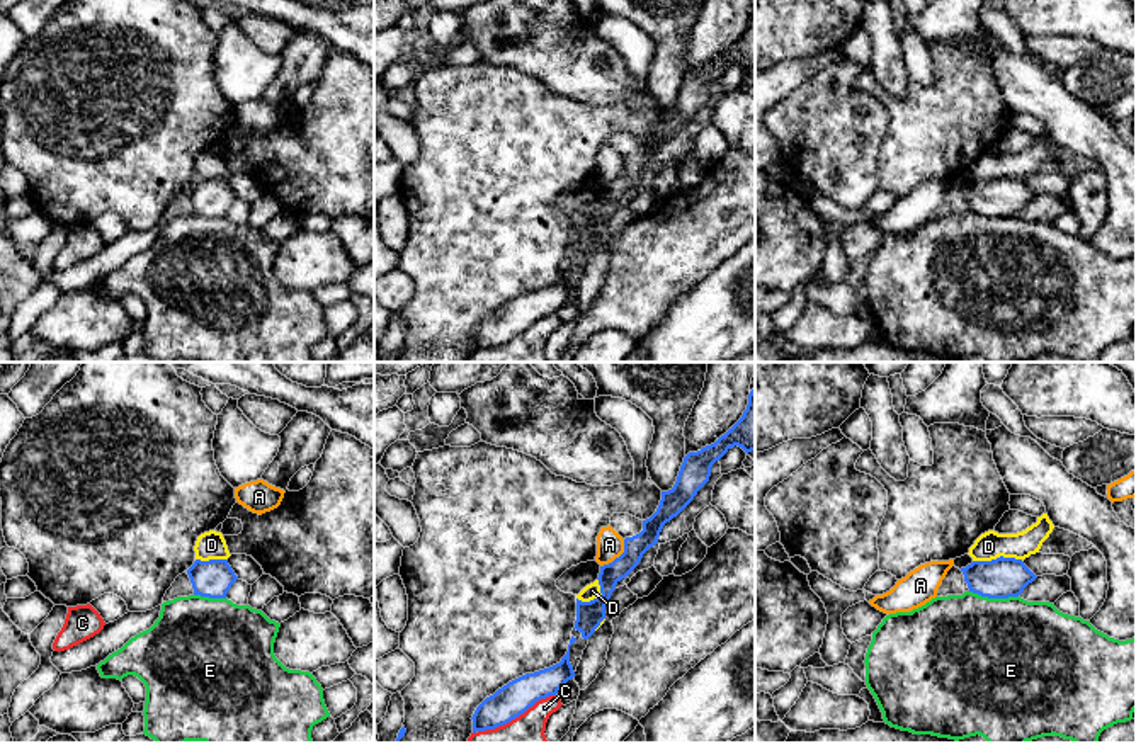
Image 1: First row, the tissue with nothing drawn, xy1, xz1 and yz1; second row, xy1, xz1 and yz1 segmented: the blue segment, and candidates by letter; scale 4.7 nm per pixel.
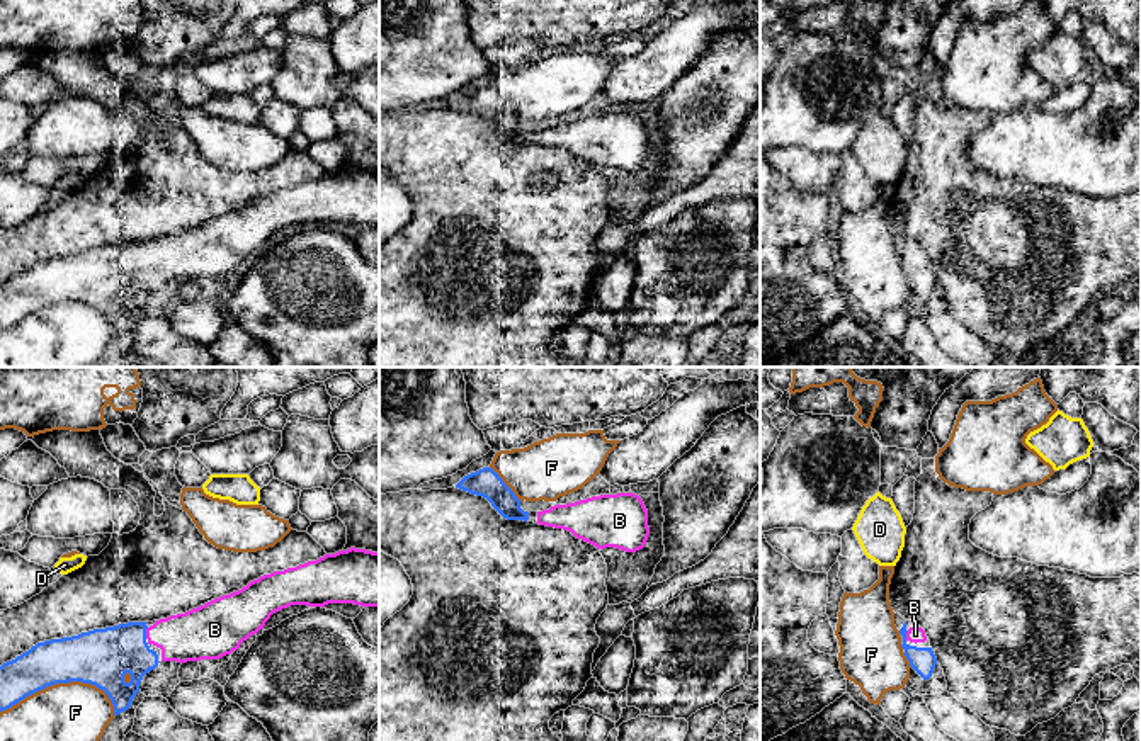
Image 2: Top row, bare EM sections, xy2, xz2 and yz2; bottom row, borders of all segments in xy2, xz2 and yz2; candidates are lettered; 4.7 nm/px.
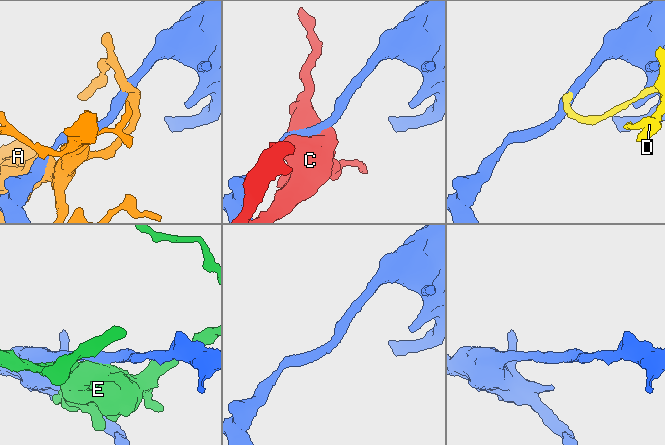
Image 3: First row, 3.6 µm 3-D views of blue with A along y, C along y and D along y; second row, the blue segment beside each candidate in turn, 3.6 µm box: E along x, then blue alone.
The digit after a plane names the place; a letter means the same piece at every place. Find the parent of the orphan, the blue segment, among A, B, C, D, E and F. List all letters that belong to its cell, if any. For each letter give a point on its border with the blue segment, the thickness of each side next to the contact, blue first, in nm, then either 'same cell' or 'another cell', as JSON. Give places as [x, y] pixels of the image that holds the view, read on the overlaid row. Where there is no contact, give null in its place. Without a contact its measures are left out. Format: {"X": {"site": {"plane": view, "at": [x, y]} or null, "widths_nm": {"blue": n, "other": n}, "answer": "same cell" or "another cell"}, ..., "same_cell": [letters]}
{"A": {"site": {"plane": "xz1", "at": [619, 556]}, "widths_nm": {"blue": 100, "other": 130}, "answer": "another cell"}, "B": {"site": {"plane": "xy2", "at": [145, 633]}, "widths_nm": {"blue": 280, "other": 240}, "answer": "same cell"}, "C": {"site": {"plane": "xz1", "at": [516, 716]}, "widths_nm": {"blue": 160, "other": 220}, "answer": "another cell"}, "D": {"site": {"plane": "yz1", "at": [997, 558]}, "widths_nm": {"blue": 190, "other": 130}, "answer": "another cell"}, "E": {"site": {"plane": "yz1", "at": [994, 597]}, "widths_nm": {"blue": 190, "other": 500}, "answer": "another cell"}, "F": {"site": {"plane": "xy2", "at": [58, 682]}, "widths_nm": {"blue": 280, "other": 280}, "answer": "another cell"}, "same_cell": ["B"]}

